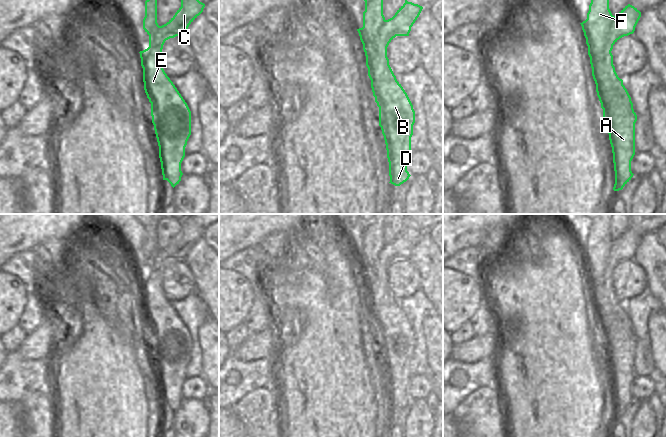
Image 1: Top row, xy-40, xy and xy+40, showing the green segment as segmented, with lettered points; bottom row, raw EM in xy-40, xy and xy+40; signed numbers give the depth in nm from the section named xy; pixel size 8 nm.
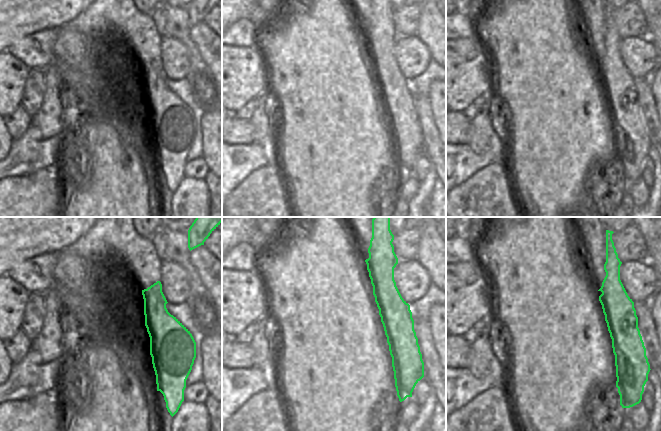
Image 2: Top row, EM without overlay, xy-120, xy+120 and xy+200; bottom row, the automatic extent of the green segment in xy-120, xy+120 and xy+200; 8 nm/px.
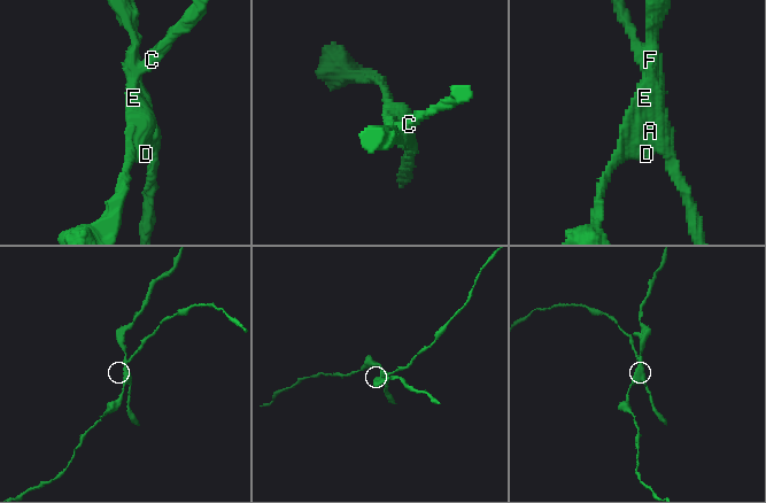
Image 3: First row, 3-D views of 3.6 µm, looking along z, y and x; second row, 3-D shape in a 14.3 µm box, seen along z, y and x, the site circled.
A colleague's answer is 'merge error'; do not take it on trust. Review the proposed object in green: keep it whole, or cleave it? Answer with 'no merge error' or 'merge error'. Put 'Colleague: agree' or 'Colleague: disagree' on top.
Colleague: agree
merge error

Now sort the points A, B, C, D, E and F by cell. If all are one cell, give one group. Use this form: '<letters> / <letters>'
A B C D E / F

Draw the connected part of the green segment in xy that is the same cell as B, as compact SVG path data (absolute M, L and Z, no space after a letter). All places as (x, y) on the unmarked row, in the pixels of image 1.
M405 219L405 227L381 251L374 275L365 278L373 320L379 331L379 350L386 368L389 407L395 410L411 400L407 395L407 383L411 377L415 335L389 289L387 271L396 260L409 260L422 233L418 228L408 226Z

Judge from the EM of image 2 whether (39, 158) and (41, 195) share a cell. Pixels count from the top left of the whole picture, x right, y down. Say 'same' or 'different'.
different

